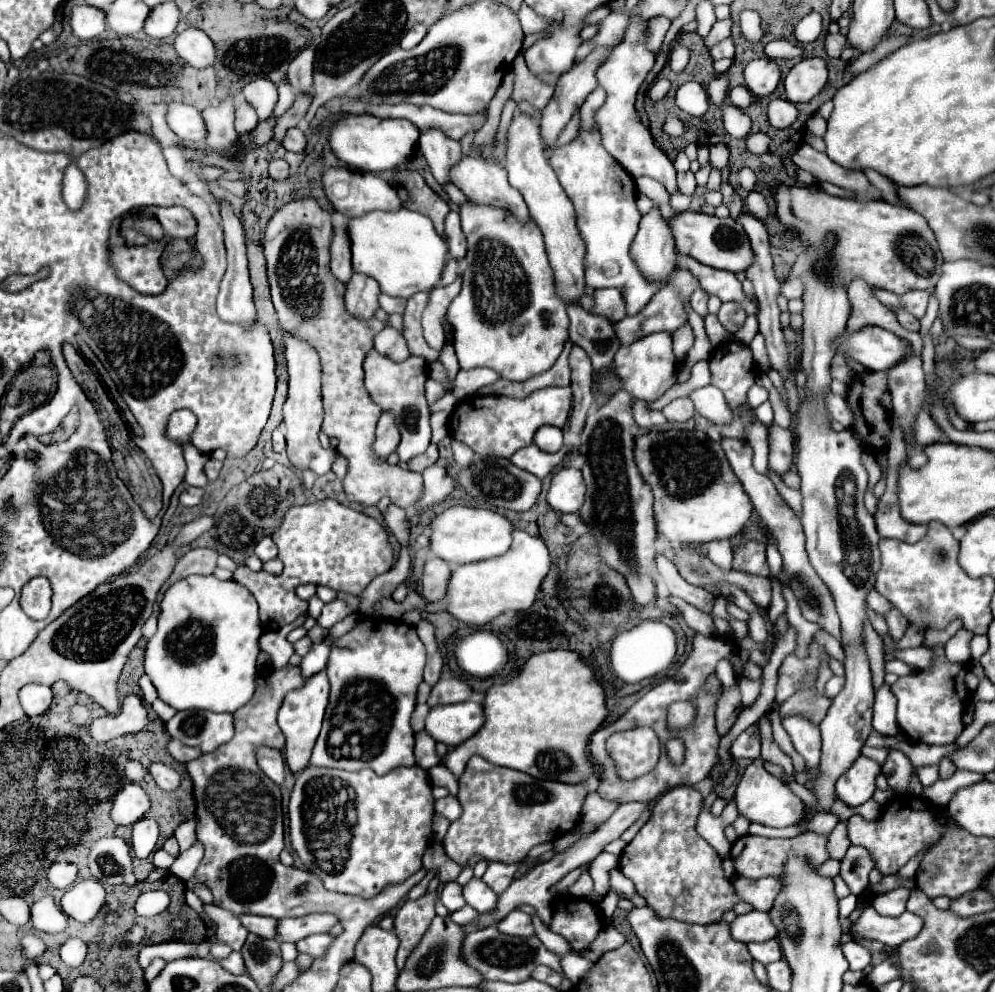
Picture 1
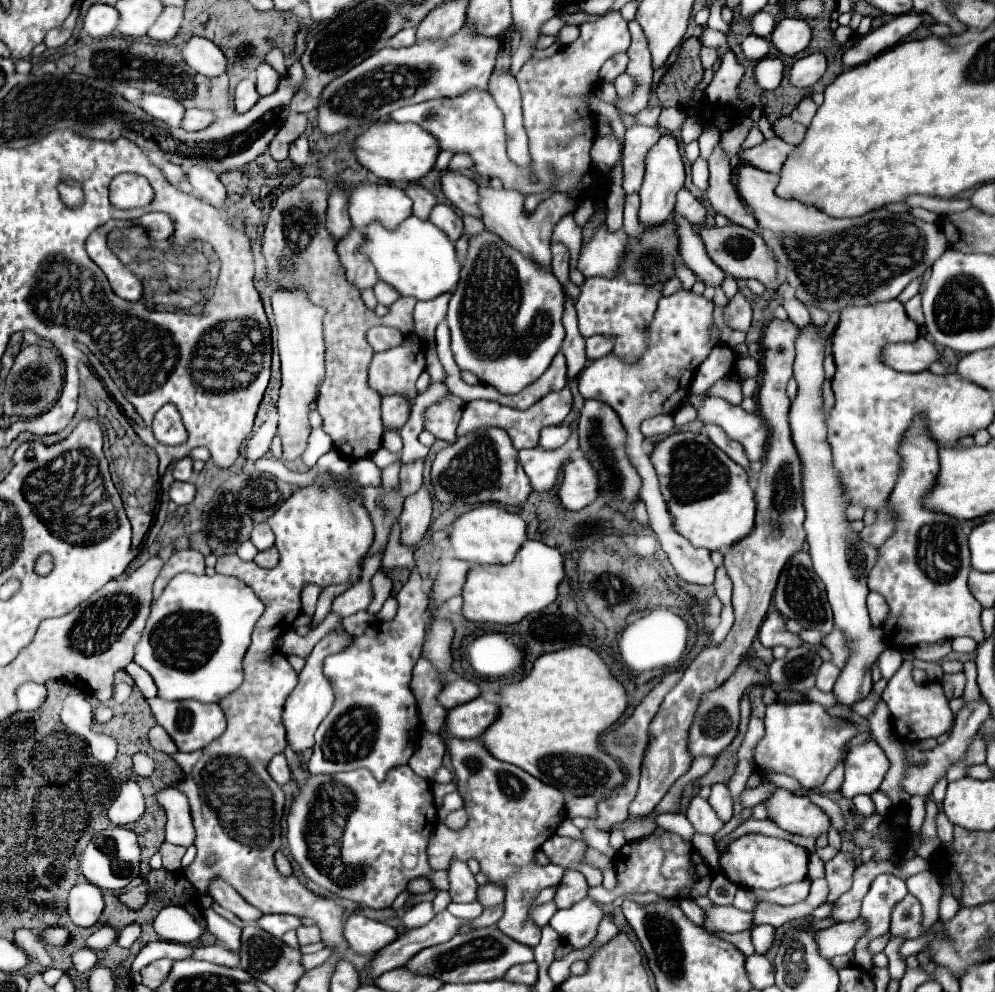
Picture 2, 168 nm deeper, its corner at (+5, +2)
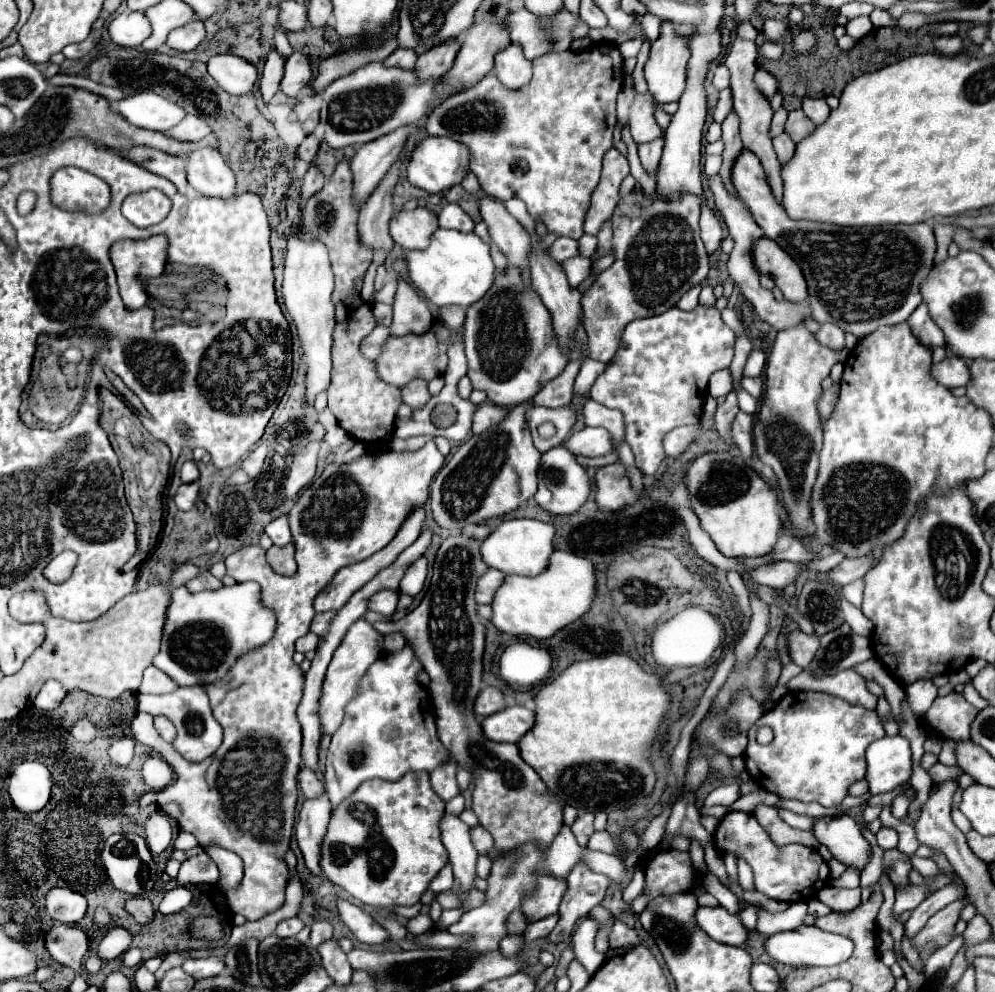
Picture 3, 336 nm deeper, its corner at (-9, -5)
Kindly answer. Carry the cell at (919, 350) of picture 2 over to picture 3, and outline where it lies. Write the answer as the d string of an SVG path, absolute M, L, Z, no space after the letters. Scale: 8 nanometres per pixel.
M945 357L939 363L933 363L931 375L945 387L965 387L969 381L969 367L961 357Z

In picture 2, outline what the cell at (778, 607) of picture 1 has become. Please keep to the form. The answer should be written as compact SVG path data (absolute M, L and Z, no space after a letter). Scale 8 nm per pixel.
M771 608L767 618L763 620L763 624L759 628L759 640L765 648L775 648L779 644L785 648L797 648L803 644L803 640L797 634L793 634L785 628L785 620L775 608Z

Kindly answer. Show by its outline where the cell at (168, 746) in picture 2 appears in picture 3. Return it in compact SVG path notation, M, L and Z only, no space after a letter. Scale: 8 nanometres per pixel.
M155 717L155 729L159 731L159 735L161 735L167 743L173 743L173 739L175 739L175 727L173 727L173 723L171 723L169 719L165 719L165 717Z

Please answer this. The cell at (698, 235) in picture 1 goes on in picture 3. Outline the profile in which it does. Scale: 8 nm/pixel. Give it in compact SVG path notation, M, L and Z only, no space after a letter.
M767 237L759 239L751 255L755 255L755 269L761 275L769 275L787 301L799 303L807 297L807 283L799 265L775 241Z

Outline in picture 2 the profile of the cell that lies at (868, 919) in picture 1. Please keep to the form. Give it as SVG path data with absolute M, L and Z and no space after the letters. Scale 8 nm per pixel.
M857 918L855 922L839 922L825 930L815 930L815 942L819 946L819 954L827 960L839 954L853 952L857 940L865 936L865 922Z

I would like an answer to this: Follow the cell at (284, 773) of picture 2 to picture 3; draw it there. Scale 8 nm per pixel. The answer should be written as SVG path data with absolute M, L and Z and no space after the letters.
M301 767L299 773L297 773L297 783L299 783L299 789L301 793L307 797L307 799L313 799L313 797L319 797L323 793L323 783L315 777L315 773L307 767Z

